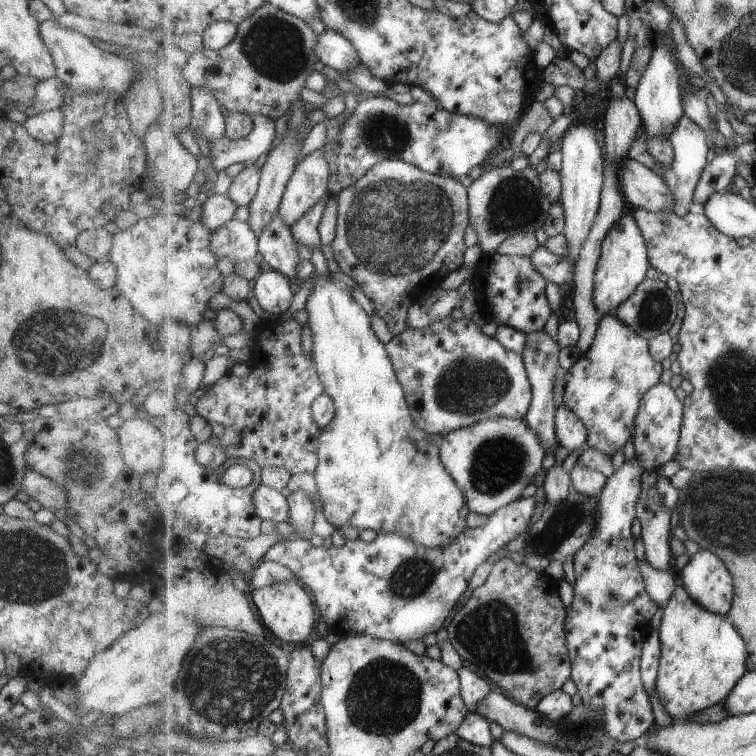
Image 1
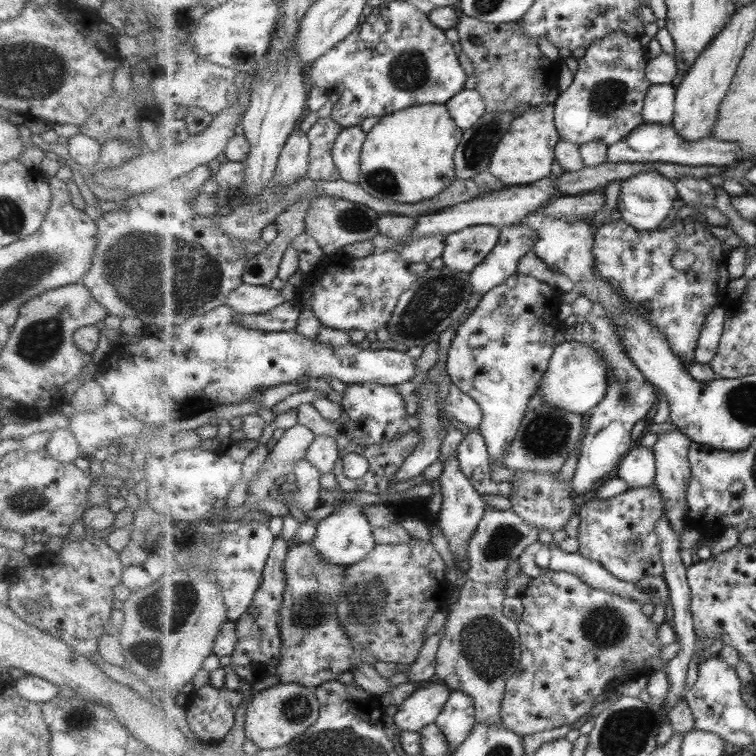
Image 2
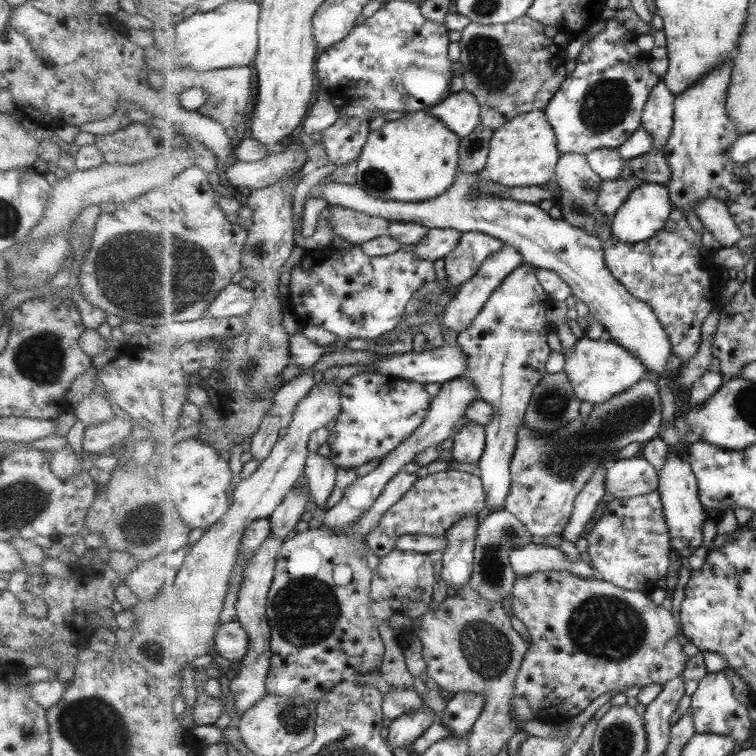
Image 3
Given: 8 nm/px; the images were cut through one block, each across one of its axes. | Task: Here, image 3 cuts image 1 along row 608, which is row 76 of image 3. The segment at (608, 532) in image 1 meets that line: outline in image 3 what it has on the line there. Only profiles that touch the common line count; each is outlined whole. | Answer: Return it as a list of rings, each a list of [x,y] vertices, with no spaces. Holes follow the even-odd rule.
[[[614,15],[605,23],[605,29],[583,44],[576,67],[555,93],[544,110],[557,135],[562,154],[577,153],[586,157],[598,148],[618,149],[638,128],[654,86],[659,84],[658,74],[651,76],[649,54],[645,56],[635,40],[635,32],[627,30]]]

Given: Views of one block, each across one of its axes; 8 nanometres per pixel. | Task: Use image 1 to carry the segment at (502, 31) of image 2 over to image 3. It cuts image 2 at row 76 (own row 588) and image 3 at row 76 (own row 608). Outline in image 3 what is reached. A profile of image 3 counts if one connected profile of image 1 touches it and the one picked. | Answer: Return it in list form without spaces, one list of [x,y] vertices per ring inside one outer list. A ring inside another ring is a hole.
[[[529,15],[508,24],[485,25],[471,22],[463,31],[459,43],[461,46],[459,60],[464,68],[461,74],[464,80],[463,90],[475,95],[478,103],[482,105],[480,123],[485,125],[485,128],[493,128],[495,131],[516,116],[545,110],[569,74],[567,70],[569,56],[565,49],[555,44],[551,38],[547,38],[545,26]]]

